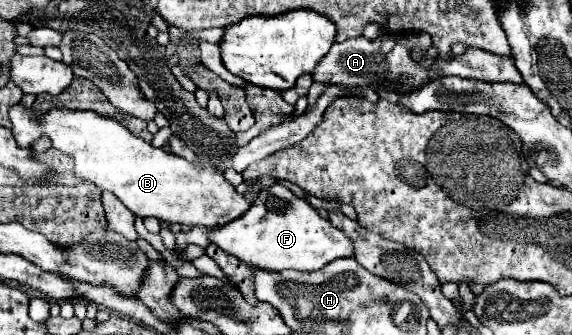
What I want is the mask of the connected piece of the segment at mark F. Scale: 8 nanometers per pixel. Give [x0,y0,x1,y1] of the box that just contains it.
[210,183,354,271]

